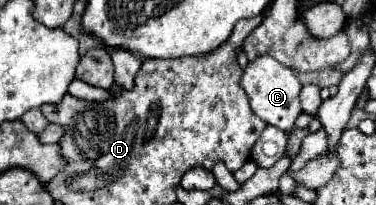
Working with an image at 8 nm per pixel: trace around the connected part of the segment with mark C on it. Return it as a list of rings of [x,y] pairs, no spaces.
[[[257,57],[255,61],[251,61],[247,65],[247,69],[241,77],[241,85],[249,95],[251,109],[255,115],[259,115],[265,123],[269,123],[281,131],[295,129],[295,121],[303,111],[301,111],[301,103],[299,103],[301,83],[291,69],[287,69],[273,57]]]

